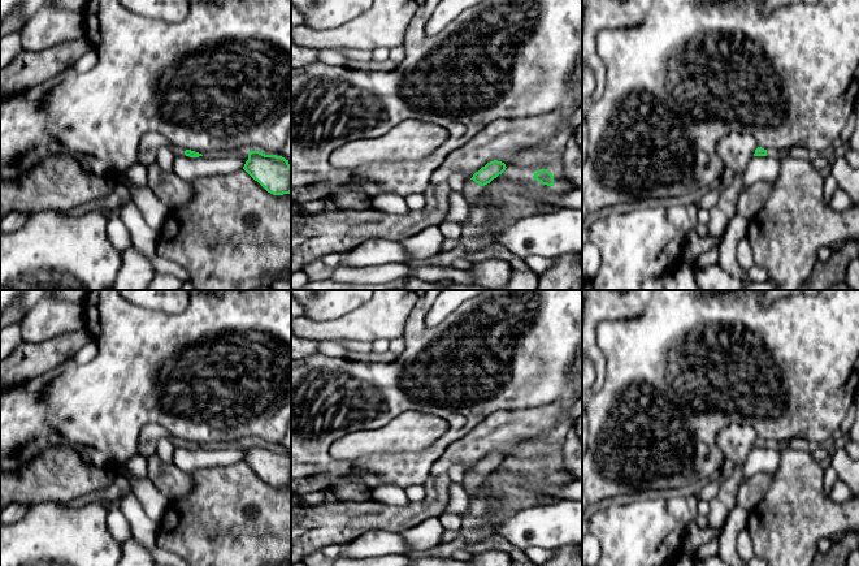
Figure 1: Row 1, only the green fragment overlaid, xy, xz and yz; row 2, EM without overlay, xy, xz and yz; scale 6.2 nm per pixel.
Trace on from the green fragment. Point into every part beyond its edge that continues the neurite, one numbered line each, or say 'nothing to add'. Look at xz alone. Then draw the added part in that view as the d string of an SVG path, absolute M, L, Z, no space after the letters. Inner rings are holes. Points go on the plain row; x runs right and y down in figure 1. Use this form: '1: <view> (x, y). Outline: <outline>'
1: xz (472, 483). Outline: M468 470L465 472L463 487L465 492L468 493L468 498L469 498L468 511L478 510L478 502L480 502L480 494L481 494L481 481L482 481L482 478L476 475L473 471Z

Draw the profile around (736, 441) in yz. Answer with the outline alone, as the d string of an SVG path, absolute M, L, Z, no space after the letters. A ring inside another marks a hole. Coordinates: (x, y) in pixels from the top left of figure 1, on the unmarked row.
M734 423L719 432L716 442L725 459L742 467L758 438L759 437L751 425L747 423Z

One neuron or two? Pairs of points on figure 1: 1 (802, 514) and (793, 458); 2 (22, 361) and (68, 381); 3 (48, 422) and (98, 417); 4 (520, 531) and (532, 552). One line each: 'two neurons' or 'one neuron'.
1: one neuron
2: two neurons
3: one neuron
4: two neurons

